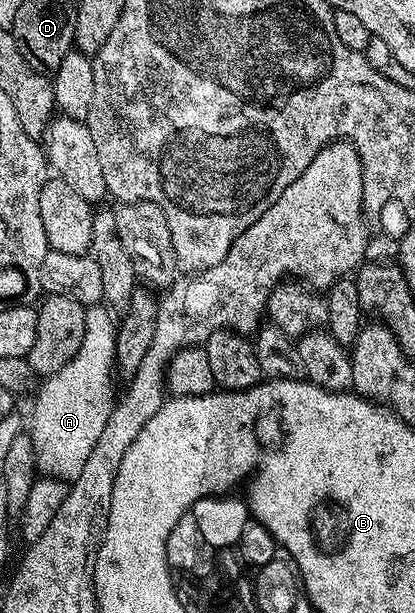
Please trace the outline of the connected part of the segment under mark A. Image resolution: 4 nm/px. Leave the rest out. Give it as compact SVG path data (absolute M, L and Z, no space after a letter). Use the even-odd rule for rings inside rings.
M101 304L89 306L86 310L86 318L84 319L84 339L80 342L80 351L76 351L76 355L64 367L60 367L60 371L56 371L53 375L45 378L37 386L36 396L34 401L34 418L28 421L28 432L32 439L32 447L34 448L34 458L38 464L38 473L44 475L47 473L50 477L59 477L63 483L69 483L76 480L80 475L80 471L84 471L84 463L88 459L88 454L92 452L92 447L96 447L96 439L100 439L101 433L104 431L104 423L108 423L108 415L114 409L114 402L116 400L116 389L114 393L114 377L116 378L116 366L114 360L116 359L116 335L118 330L116 328L116 321L112 318L111 310L103 307Z

